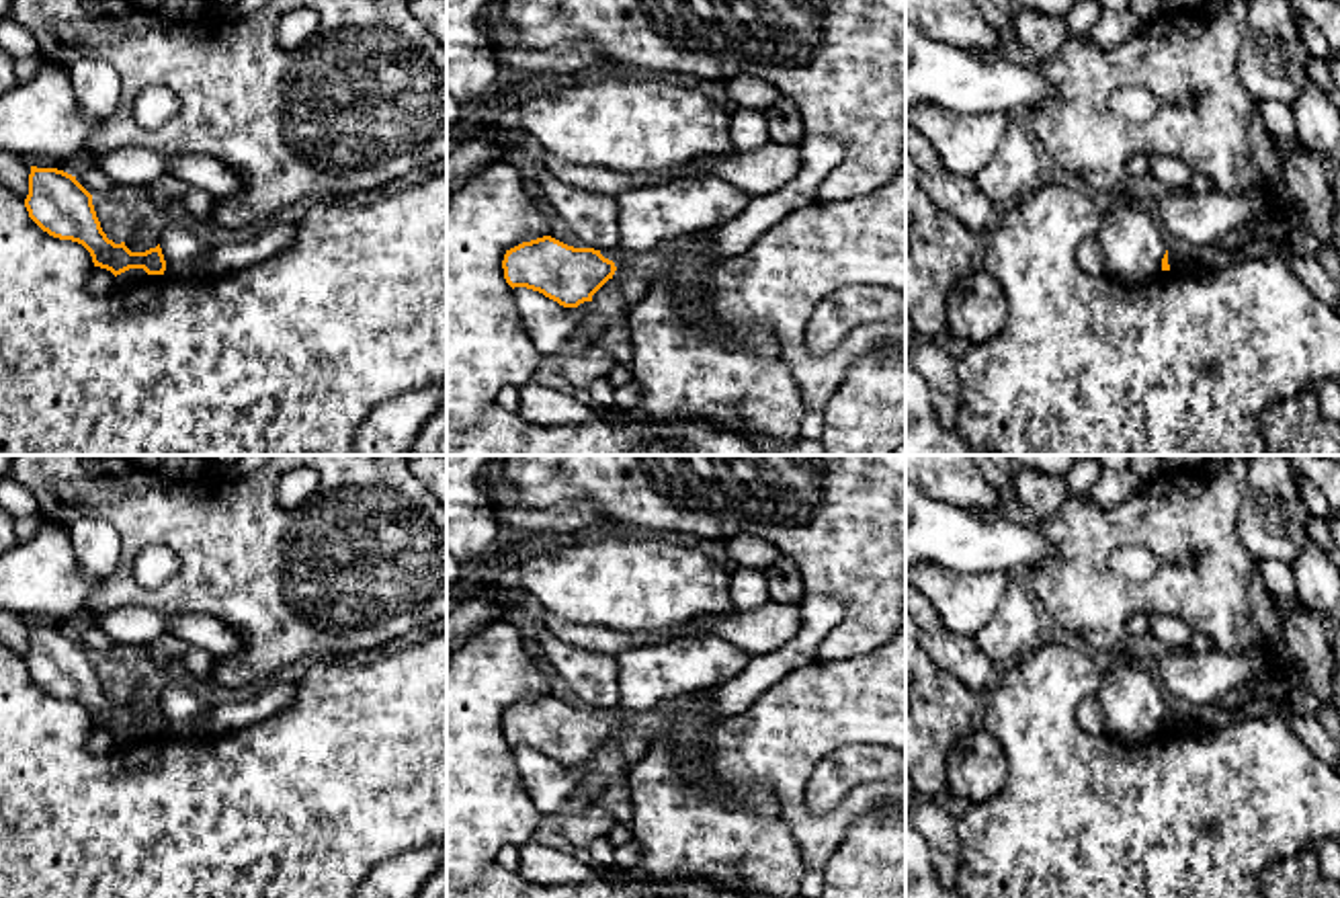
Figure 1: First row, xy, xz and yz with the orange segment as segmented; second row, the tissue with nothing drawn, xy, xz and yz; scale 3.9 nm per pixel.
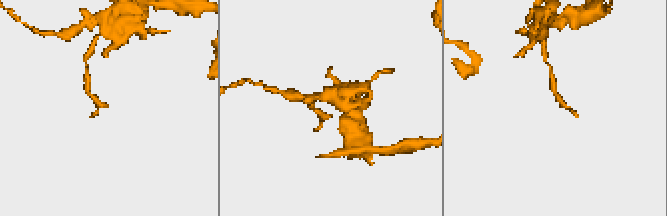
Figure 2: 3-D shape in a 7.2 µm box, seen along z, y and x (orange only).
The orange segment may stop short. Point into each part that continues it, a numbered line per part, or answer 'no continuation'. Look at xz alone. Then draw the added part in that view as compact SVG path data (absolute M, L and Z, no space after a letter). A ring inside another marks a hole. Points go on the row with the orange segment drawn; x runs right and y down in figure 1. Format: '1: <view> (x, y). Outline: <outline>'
no continuation

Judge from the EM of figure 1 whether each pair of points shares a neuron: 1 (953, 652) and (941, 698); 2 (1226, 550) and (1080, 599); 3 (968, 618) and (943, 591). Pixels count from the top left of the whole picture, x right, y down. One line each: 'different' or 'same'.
1: different
2: same
3: same

